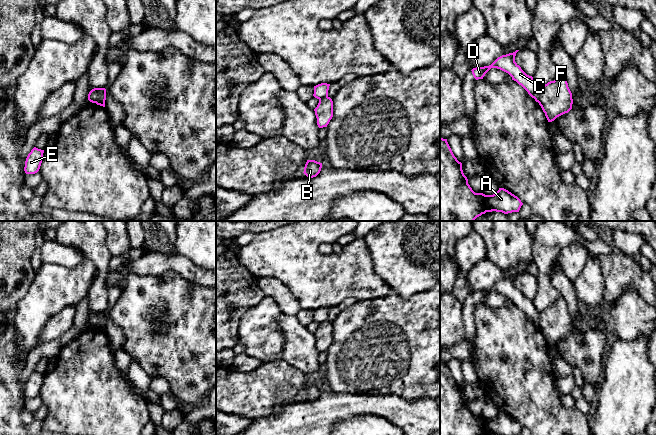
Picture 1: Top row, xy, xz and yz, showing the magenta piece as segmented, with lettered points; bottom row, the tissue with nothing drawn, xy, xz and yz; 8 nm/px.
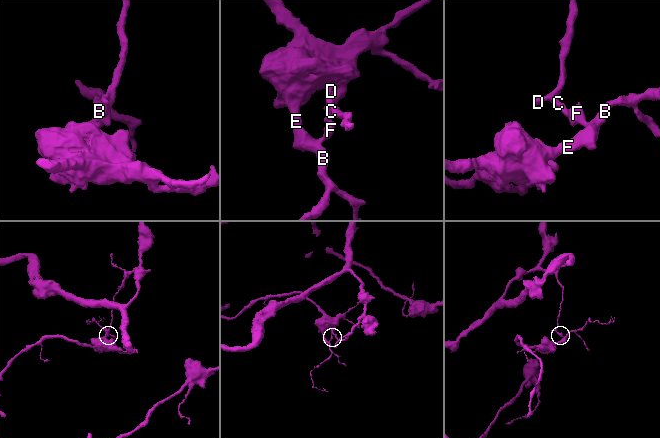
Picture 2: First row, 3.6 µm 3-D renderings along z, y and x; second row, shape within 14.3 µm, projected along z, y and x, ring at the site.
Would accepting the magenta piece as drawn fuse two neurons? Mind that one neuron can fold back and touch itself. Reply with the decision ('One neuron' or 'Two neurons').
Two neurons

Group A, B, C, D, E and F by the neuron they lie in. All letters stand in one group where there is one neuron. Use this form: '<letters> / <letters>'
A B E F / C D

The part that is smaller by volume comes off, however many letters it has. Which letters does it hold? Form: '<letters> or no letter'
A, B, E, F

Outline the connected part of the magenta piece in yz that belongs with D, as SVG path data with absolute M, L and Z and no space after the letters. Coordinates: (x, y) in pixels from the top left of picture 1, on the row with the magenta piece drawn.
M516 50L513 53L509 53L506 55L502 55L498 57L491 65L484 67L476 67L473 68L472 74L476 80L483 79L485 74L491 68L500 69L506 73L508 73L512 80L516 81L519 85L521 85L528 94L535 99L536 102L540 99L540 87L538 87L532 76L527 75L521 67L515 62L516 53L519 50Z

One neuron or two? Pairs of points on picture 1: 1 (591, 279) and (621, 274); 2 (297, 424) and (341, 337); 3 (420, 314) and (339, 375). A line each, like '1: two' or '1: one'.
1: two
2: two
3: one

